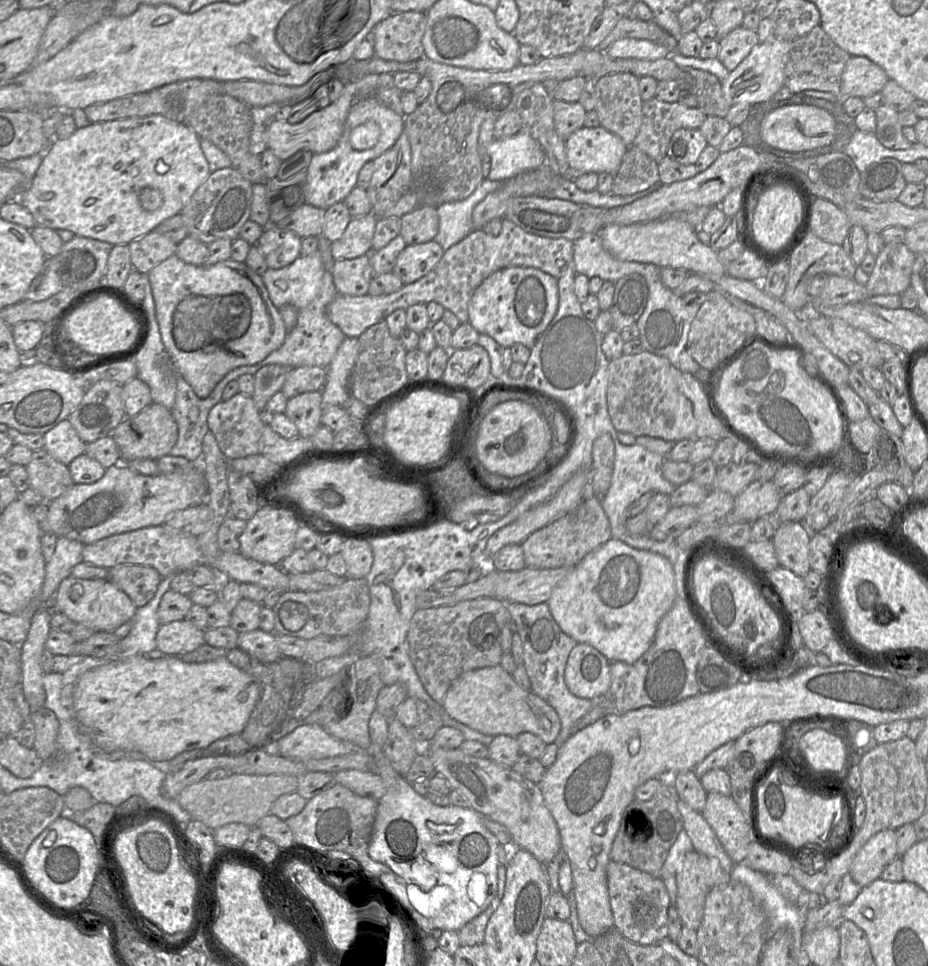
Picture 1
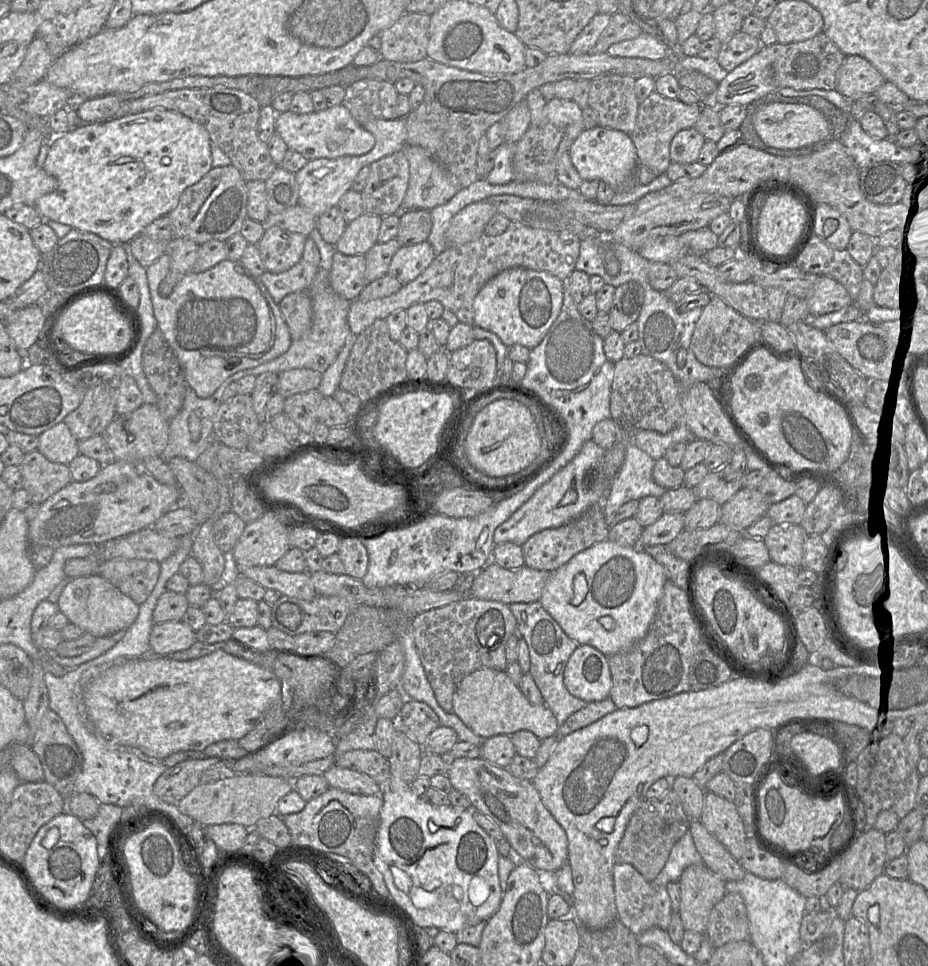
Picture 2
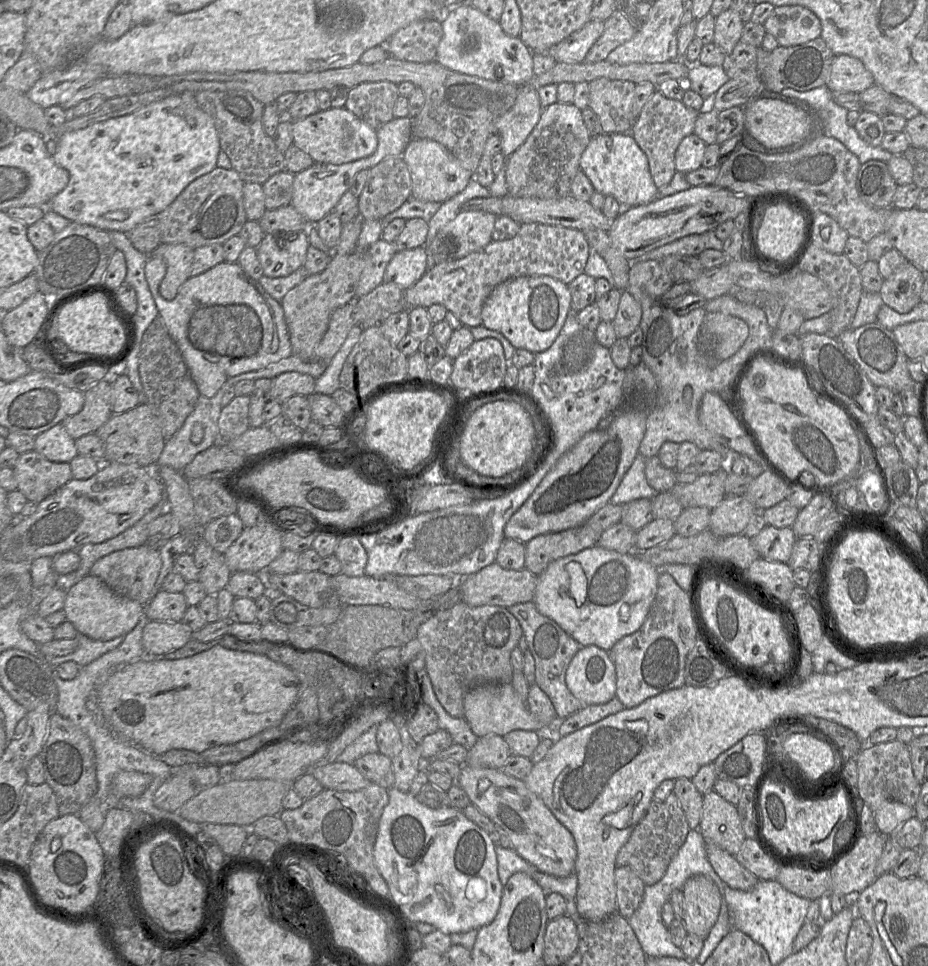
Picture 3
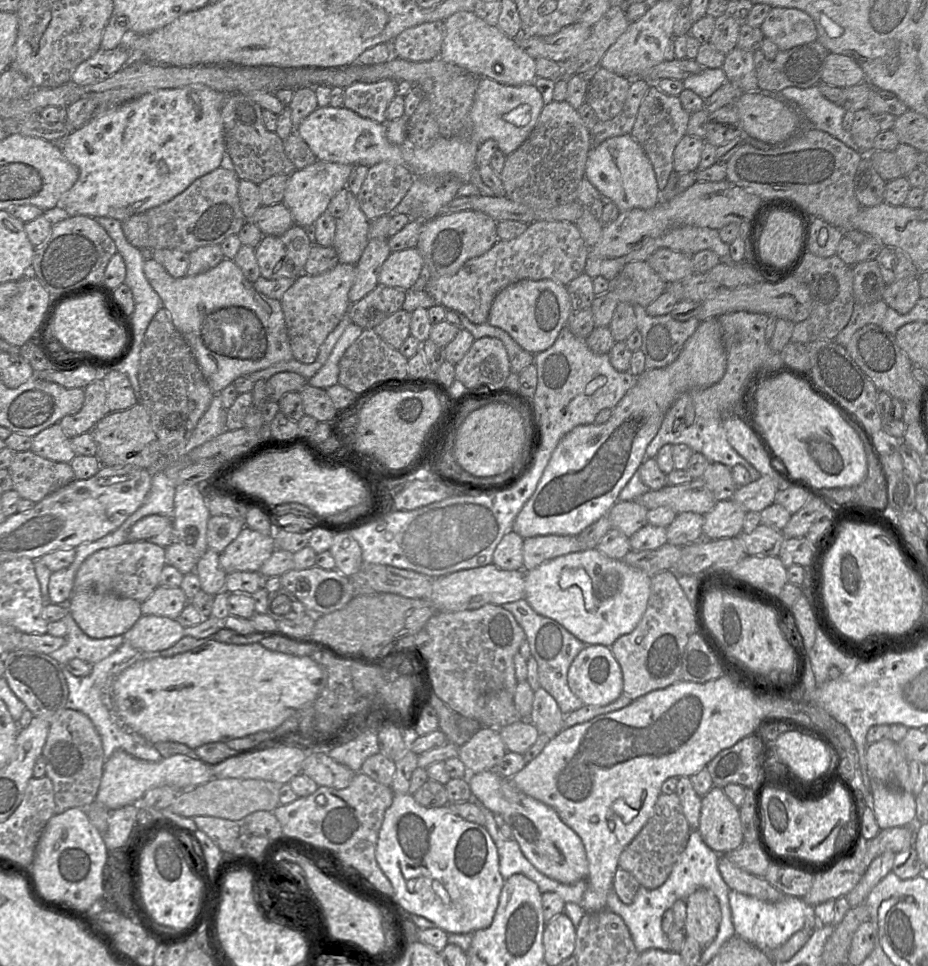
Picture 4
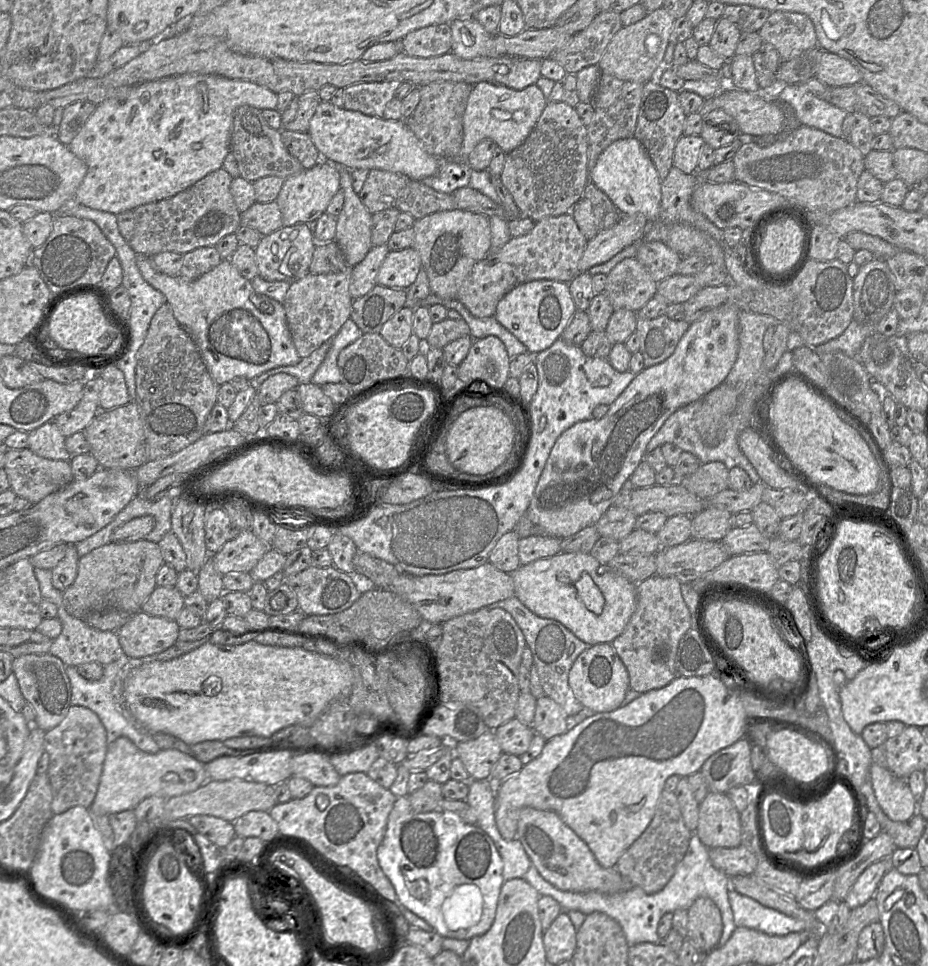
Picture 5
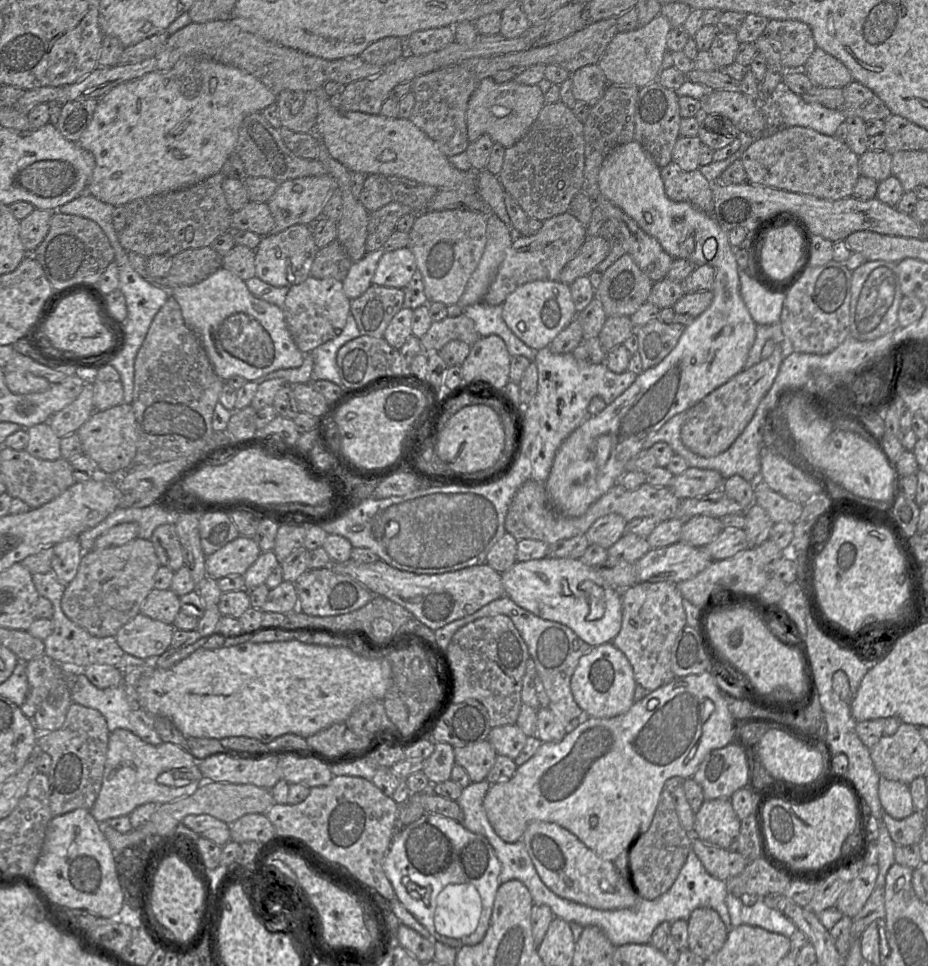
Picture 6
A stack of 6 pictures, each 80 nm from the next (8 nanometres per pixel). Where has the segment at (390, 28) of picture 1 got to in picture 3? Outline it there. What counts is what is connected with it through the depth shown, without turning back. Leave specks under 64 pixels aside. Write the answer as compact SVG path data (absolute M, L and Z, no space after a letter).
M416 21L398 30L388 40L387 53L409 62L433 62L442 36L443 28L439 21Z

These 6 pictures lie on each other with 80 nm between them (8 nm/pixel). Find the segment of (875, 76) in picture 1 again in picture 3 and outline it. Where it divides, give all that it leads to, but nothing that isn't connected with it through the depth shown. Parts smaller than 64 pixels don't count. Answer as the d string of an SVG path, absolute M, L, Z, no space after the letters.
M835 55L827 88L832 92L860 93L874 85L874 77L865 65L850 55Z

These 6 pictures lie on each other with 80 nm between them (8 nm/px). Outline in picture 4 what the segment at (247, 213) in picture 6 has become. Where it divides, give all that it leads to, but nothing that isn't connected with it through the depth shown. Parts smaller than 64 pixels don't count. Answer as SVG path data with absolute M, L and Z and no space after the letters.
M278 203L271 206L261 206L246 222L254 224L263 235L281 235L293 225L293 218L289 209Z

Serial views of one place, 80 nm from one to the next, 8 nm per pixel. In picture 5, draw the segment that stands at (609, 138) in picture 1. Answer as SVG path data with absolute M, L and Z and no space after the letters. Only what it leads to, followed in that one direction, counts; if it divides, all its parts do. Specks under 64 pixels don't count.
M636 138L620 139L610 144L589 172L589 180L609 197L621 214L641 213L649 222L658 219L662 182L649 154Z

